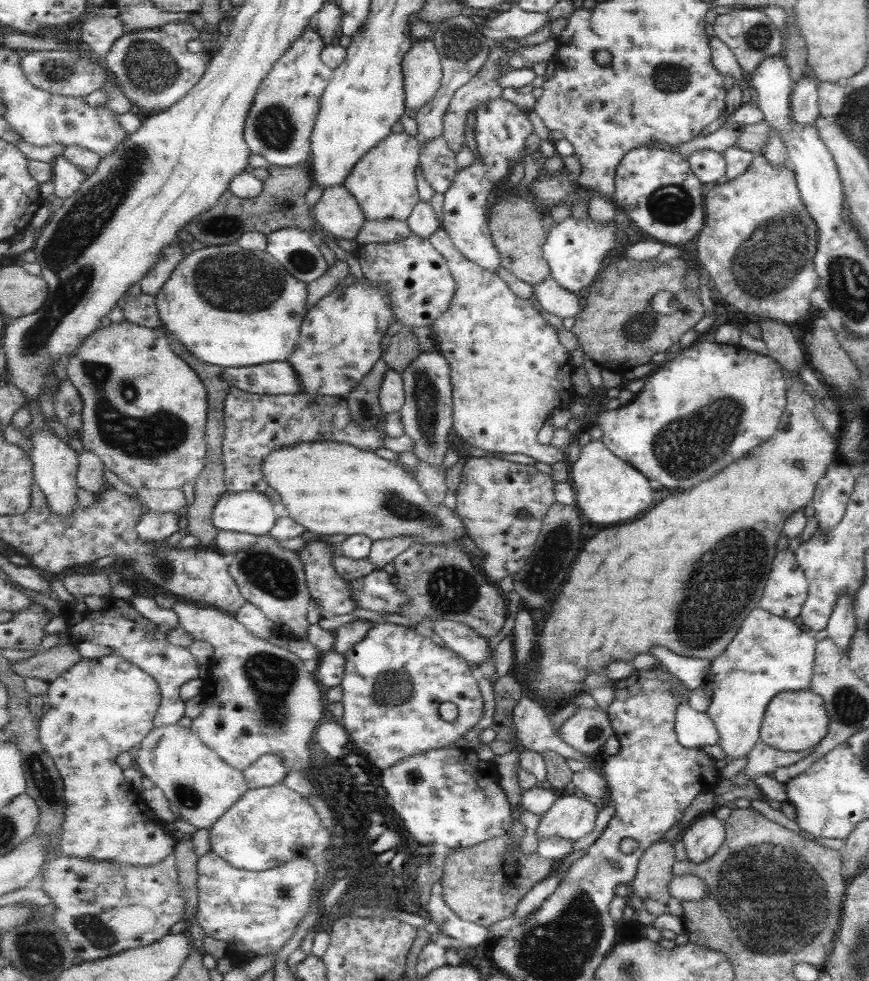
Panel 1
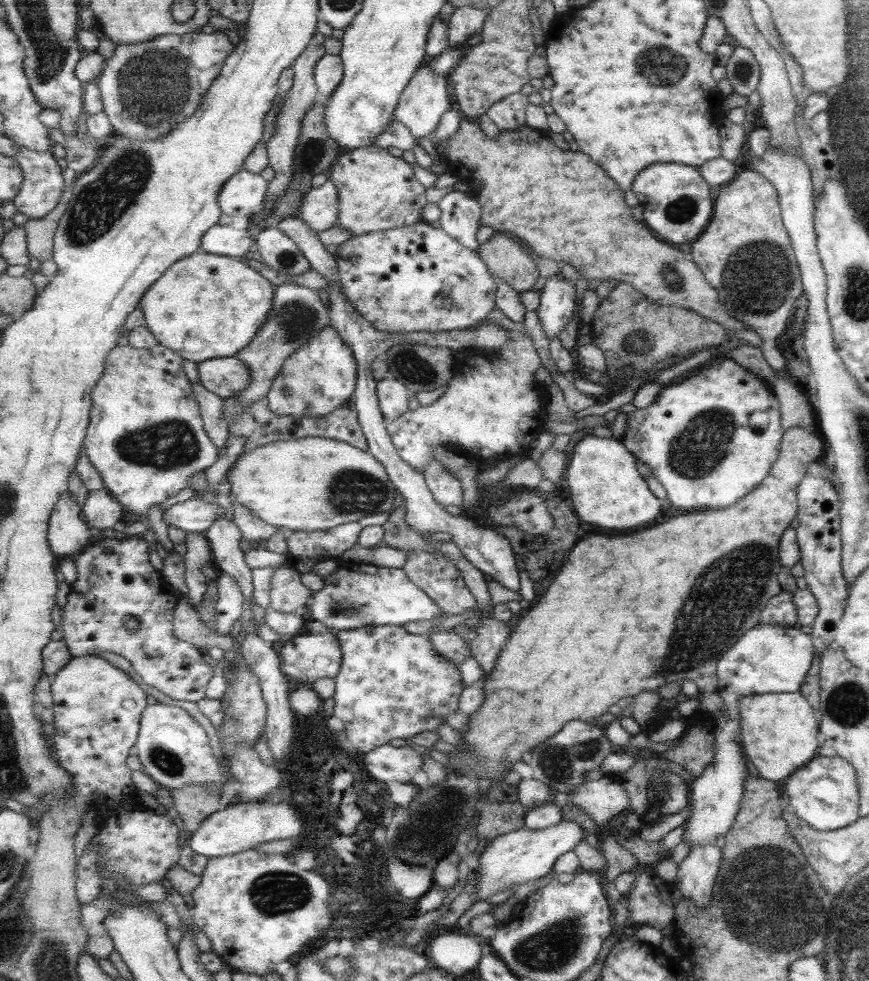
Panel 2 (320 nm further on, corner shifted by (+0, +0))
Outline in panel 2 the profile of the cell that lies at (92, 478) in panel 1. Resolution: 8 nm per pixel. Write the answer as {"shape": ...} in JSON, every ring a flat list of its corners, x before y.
{"shape":[[102,488,101,490,89,490,88,497,83,506,85,518,88,521,91,529,96,533,96,540,98,538,97,532,100,530,107,530,108,528,115,528,115,524,121,521,123,516,123,506,107,489]]}

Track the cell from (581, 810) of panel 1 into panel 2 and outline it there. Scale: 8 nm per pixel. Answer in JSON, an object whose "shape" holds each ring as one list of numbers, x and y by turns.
{"shape":[[567,820,557,826,543,830,531,830,526,826,519,830,498,836,488,842,478,859,478,894,494,896,504,888,516,888,519,884,527,884,531,880,539,880,555,869,557,859,563,854,575,850,587,834,580,824]]}

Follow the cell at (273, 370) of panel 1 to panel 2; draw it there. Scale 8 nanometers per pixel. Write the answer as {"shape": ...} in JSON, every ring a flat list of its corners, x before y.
{"shape":[[238,356,212,358,198,363,197,369,202,385,225,400,233,400,252,379,250,366]]}

